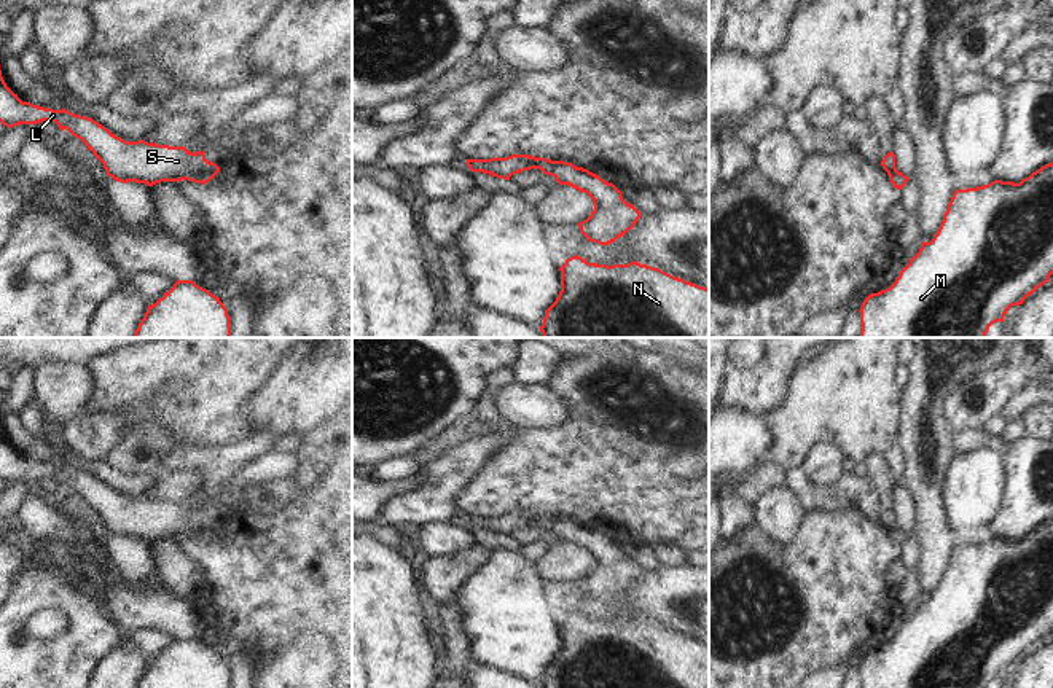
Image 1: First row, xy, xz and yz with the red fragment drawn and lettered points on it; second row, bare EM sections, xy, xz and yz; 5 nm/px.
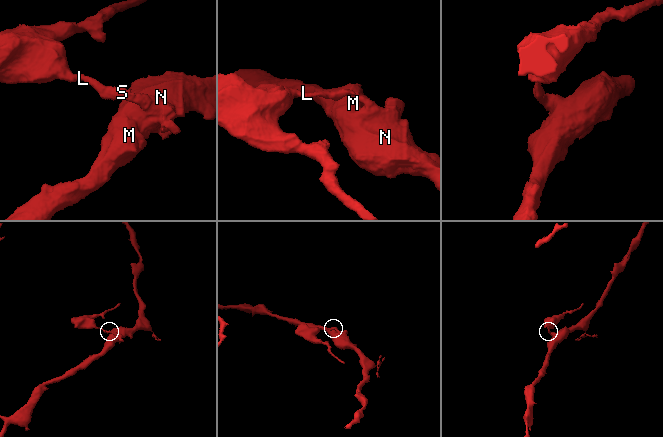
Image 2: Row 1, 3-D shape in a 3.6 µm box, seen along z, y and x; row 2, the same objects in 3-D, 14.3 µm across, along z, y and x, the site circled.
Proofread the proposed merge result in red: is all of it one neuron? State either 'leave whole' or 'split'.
split

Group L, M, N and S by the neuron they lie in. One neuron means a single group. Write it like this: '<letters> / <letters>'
L S / M N

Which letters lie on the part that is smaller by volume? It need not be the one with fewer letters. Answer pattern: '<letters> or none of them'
L, S

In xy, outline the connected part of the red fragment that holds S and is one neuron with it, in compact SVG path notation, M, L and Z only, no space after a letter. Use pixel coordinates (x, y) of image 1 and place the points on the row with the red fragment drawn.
M0 70L0 123L6 127L54 121L61 132L67 129L80 139L104 164L116 182L145 183L182 182L199 174L220 172L204 151L191 153L185 147L158 145L137 140L126 142L92 118L75 115L65 108L53 110L22 102L5 83Z

